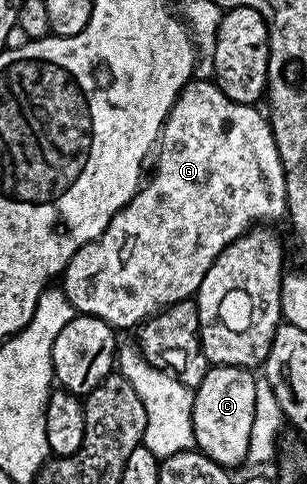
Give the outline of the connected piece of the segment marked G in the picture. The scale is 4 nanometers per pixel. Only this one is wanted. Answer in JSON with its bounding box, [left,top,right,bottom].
[60,80,288,332]

